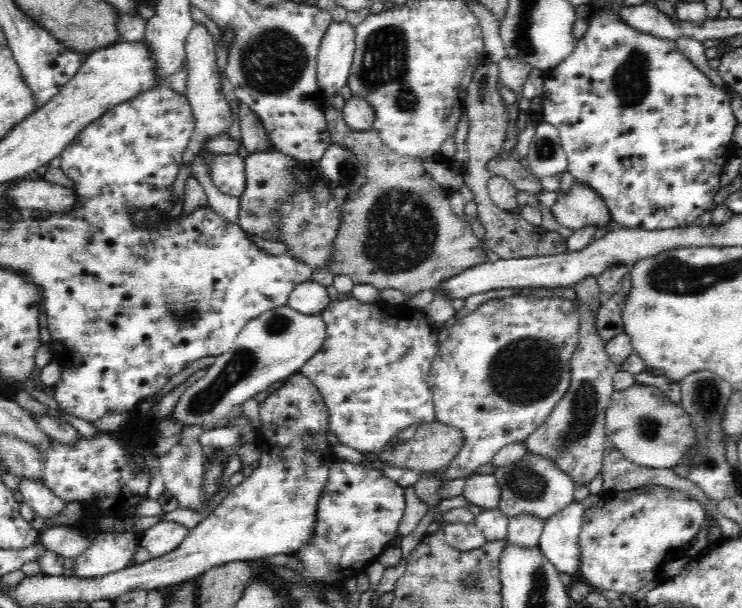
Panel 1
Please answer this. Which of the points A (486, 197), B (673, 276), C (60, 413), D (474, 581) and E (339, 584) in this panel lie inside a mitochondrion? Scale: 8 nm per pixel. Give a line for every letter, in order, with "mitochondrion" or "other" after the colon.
A: other
B: mitochondrion
C: other
D: mitochondrion
E: other

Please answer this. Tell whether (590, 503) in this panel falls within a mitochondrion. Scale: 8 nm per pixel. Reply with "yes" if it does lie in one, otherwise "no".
no

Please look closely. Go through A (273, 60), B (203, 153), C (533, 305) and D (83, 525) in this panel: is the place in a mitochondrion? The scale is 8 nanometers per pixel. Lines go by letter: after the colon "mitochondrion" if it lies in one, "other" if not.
A: mitochondrion
B: other
C: other
D: other

